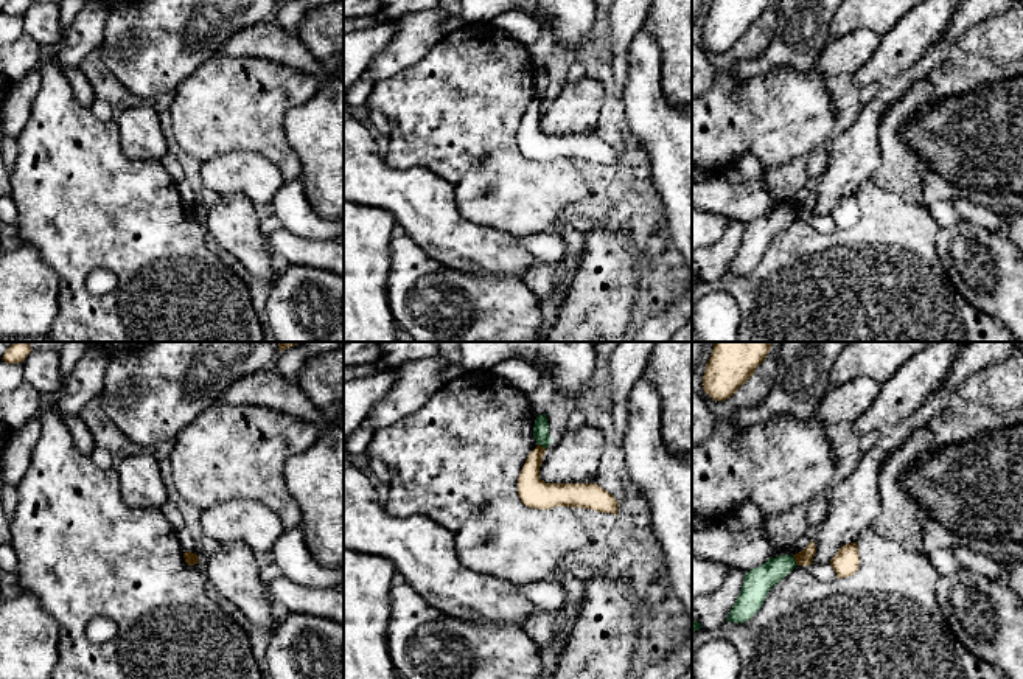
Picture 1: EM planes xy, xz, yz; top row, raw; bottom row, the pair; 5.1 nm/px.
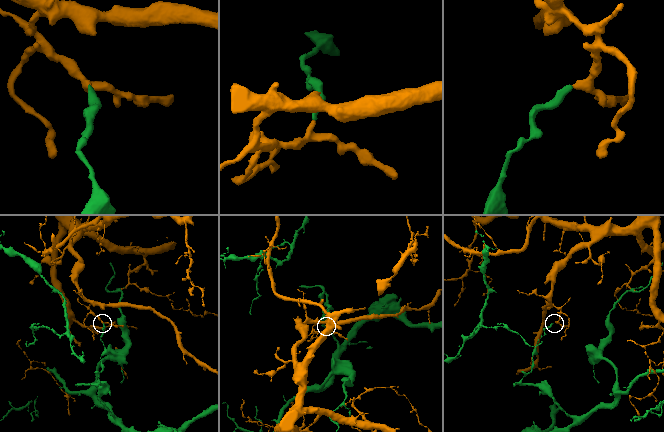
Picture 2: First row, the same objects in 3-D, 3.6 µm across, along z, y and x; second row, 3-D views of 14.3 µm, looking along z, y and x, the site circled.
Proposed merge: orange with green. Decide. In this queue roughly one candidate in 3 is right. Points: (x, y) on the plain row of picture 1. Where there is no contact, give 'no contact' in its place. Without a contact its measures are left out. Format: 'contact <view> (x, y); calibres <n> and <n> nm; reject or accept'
contact yz (795, 212); calibres 80 and 150 nm; reject

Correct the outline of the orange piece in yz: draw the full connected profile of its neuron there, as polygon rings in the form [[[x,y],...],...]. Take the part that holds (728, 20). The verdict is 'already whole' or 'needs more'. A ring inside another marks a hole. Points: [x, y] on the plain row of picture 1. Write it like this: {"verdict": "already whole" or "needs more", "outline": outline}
{"verdict": "already whole", "outline": [[[714,0],[703,28],[704,44],[715,53],[731,50],[765,12],[771,0]]]}

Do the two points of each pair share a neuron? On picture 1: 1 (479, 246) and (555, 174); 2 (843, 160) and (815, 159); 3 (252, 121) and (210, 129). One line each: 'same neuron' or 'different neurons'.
1: different neurons
2: different neurons
3: same neuron

